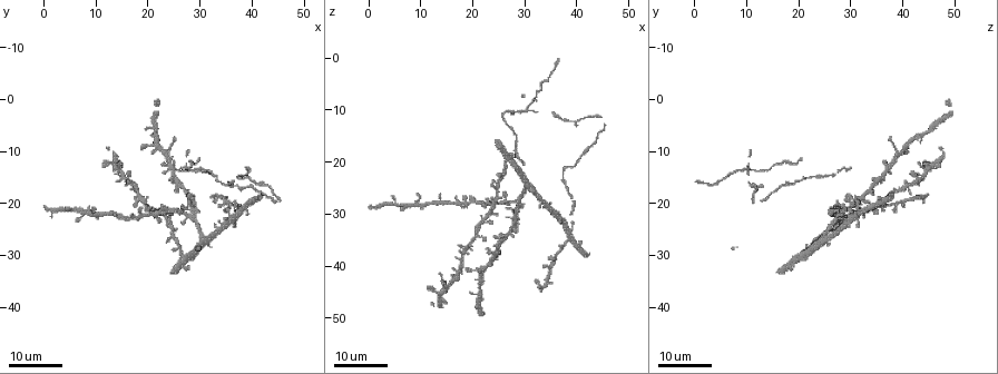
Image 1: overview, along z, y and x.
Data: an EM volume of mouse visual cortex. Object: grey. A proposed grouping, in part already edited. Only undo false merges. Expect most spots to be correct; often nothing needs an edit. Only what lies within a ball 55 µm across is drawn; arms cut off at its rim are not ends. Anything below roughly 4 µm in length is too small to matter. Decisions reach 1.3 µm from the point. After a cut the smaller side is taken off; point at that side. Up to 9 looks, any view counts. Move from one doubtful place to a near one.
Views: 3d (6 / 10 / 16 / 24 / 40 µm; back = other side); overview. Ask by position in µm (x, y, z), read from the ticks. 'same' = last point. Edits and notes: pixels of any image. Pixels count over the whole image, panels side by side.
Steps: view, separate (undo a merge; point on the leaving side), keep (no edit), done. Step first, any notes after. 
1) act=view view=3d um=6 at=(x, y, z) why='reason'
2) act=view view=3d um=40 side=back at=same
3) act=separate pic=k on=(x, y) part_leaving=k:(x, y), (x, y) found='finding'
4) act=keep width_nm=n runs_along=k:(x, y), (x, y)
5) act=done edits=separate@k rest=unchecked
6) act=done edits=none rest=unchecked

act=view view=3d um=24 at=(30.5, 13.5, 10.0) why='arms part here'

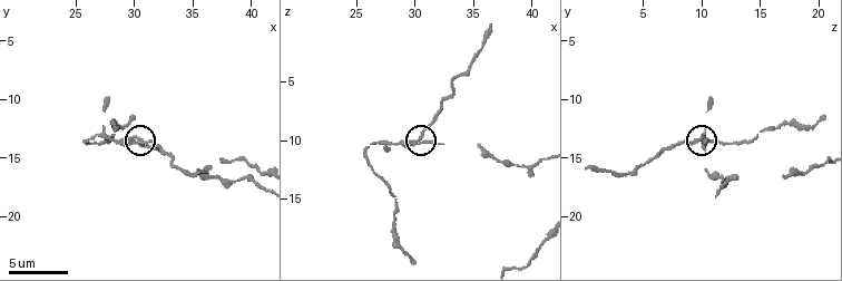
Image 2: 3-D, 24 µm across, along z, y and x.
act=view view=3d um=6 at=(30.4, 13.2, 10.0)

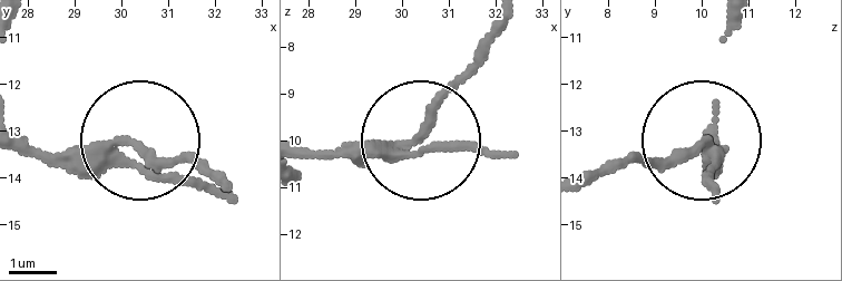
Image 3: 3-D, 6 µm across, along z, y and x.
act=view view=3d um=6 side=back at=(30.25, 13.40, 9.90)

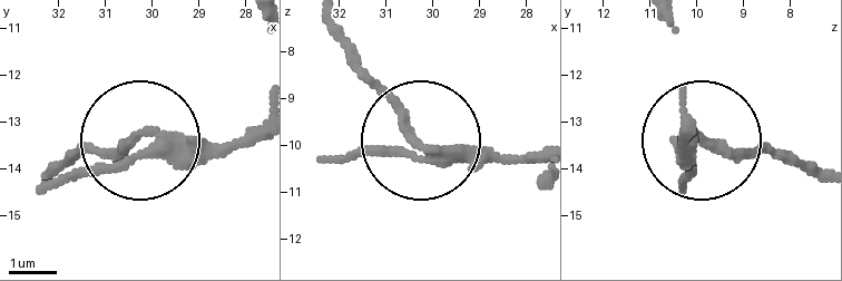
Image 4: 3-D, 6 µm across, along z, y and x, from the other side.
act=separate pic=4 on=(401, 117) width_nm=230 part_leaving=4:(454, 149), (422, 138), (331, 18) found='two neurons meet here'

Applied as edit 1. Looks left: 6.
act=view view=overview why='redraw'

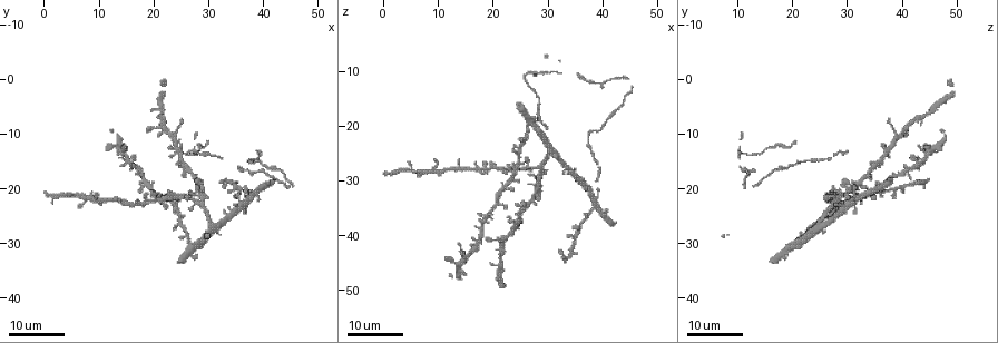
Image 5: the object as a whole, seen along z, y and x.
act=view view=3d um=16 at=(26.5, 14.0, 11.0)

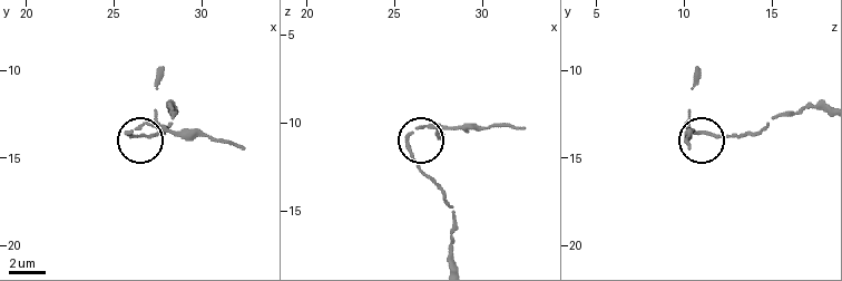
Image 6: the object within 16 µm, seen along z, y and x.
act=view view=3d um=6 at=(26.0, 13.5, 10.6)

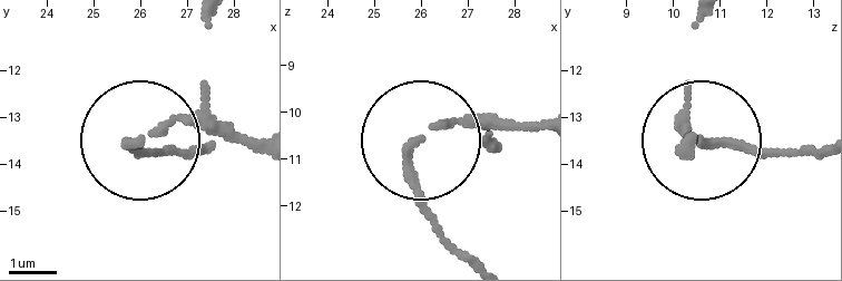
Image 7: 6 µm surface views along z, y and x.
act=keep found='all the same neuron'

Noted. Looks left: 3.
act=view view=3d um=10 at=(28.4, 12.6, 19.0)

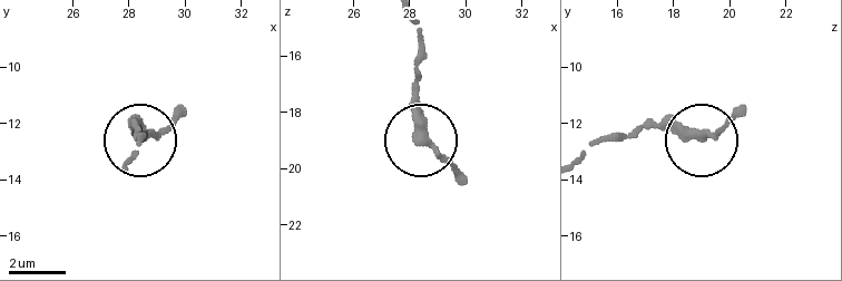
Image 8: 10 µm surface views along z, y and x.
act=keep width_nm=350 found='continuous, no second neuron'

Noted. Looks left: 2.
act=view view=3d um=10 at=(39.2, 16.8, 12.4) why='two arms in line, one across'

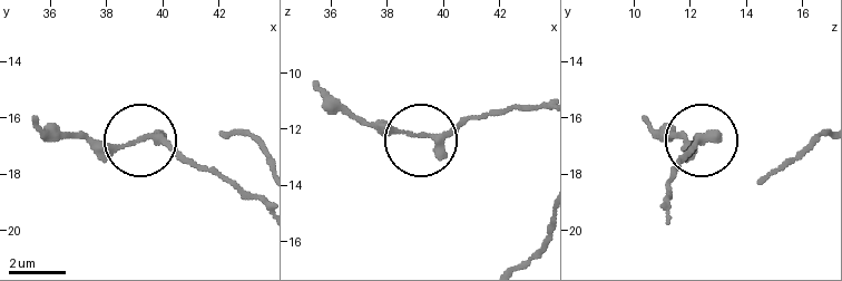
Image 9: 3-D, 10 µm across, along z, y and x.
act=keep runs_along=9:(541, 107), (520, 105), (434, 133), (383, 133), (350, 119) found='one neuron here'

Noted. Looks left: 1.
act=done edits=separate@4 rest=unchecked

